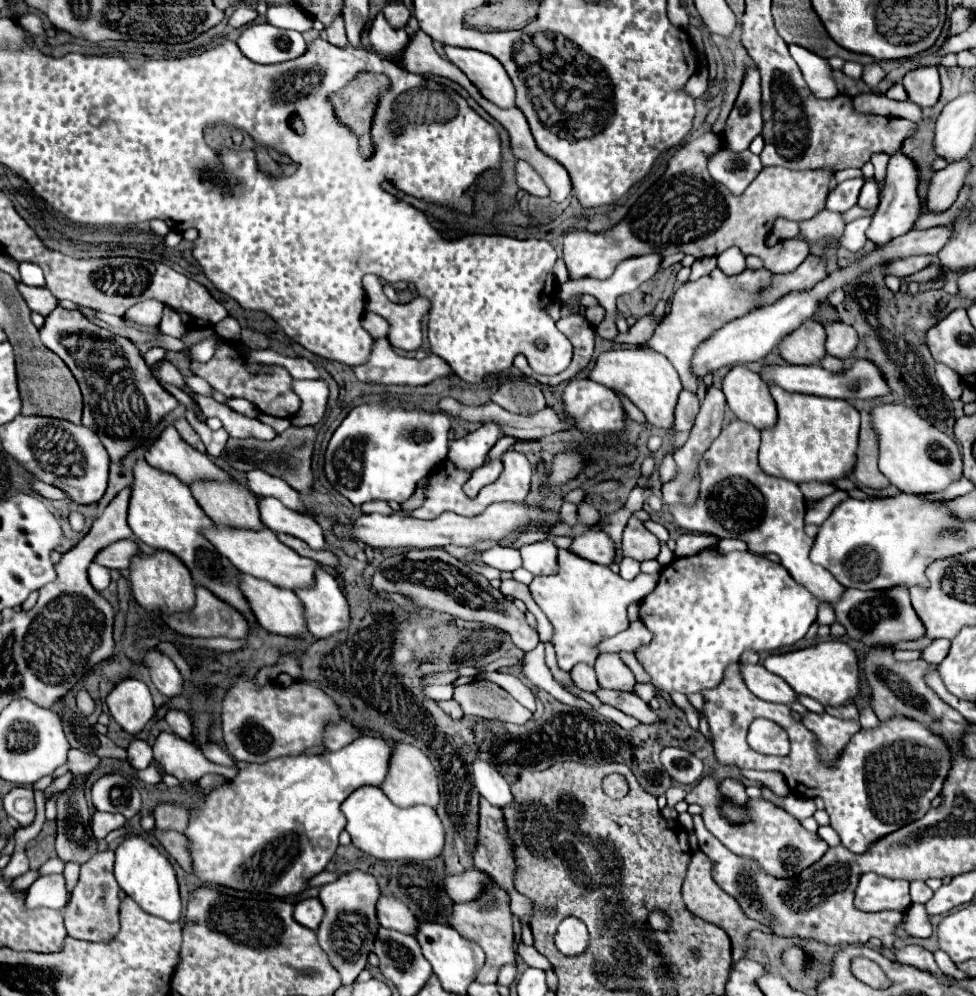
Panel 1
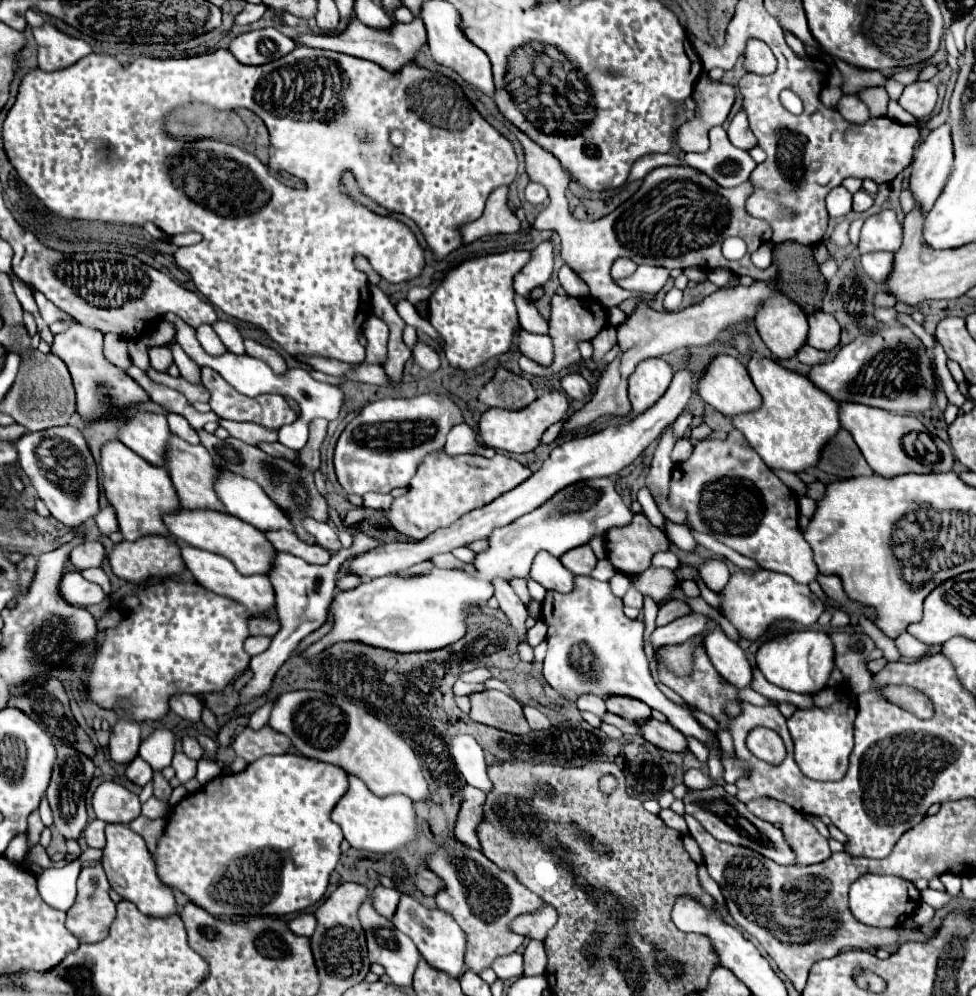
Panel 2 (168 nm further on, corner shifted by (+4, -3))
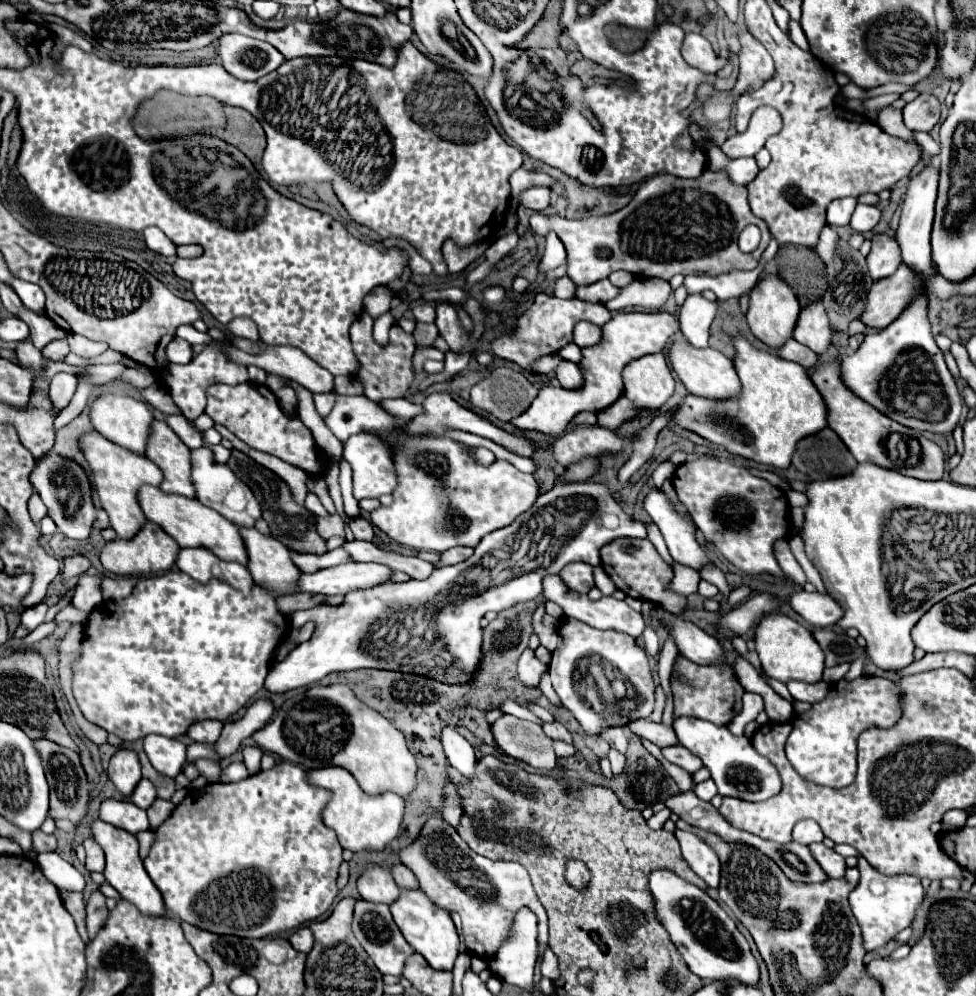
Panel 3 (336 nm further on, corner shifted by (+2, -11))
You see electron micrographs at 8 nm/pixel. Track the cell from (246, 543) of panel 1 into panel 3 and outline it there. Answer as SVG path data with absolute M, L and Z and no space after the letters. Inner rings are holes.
M146 485L140 489L140 507L144 515L148 517L148 521L160 525L180 547L204 547L204 549L210 549L220 559L248 565L246 545L240 535L240 529L228 519L224 519L218 511L198 503L198 499L168 495L156 487Z

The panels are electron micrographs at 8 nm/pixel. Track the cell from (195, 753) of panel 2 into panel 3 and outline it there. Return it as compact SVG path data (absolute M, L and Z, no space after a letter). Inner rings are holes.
M196 759L196 761L192 761L192 765L196 765L198 767L198 771L200 771L200 775L204 775L210 783L214 783L214 781L218 781L218 777L220 777L220 765L216 765L214 761L210 761L210 759Z

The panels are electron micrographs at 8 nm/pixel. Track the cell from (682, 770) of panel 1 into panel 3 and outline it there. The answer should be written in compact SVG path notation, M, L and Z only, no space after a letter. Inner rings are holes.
M708 779L708 781L698 783L698 785L694 787L694 793L696 793L702 801L710 801L718 791L716 791L716 787L714 787L714 781L712 781L712 779Z

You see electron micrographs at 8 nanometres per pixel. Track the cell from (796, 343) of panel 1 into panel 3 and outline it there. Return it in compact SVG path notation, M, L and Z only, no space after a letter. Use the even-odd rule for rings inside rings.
M766 275L750 291L750 307L746 313L748 325L750 325L752 333L762 343L766 343L772 351L782 349L782 345L792 337L794 327L798 323L798 315L800 315L798 299L794 299L794 293L790 291L790 287L786 287L786 283L782 283L782 279L776 279L776 275Z

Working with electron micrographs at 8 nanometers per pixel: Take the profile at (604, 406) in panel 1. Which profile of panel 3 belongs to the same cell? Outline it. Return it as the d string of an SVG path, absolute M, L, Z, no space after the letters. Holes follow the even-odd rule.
M564 361L556 369L556 379L560 381L560 385L564 389L580 389L584 385L584 377L582 377L580 369L574 363L570 363L570 361Z

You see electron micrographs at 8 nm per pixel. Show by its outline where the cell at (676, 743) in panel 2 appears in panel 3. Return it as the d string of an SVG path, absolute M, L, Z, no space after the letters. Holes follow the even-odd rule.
M682 745L664 747L662 753L664 753L664 757L666 757L670 763L686 769L688 773L696 773L696 771L702 767L702 761L700 761L696 755L692 755L692 753L690 753L686 747L682 747Z

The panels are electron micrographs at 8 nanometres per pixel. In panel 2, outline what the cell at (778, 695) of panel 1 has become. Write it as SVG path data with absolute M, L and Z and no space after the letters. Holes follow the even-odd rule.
M720 625L714 631L710 631L708 635L704 635L702 643L704 643L706 655L710 657L712 665L724 679L728 679L728 683L732 683L738 689L750 687L752 665L748 663L744 651L738 647L738 643L728 639Z

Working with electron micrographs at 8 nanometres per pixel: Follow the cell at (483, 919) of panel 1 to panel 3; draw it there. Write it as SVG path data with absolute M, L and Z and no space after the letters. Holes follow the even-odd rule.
M434 819L424 825L416 843L400 851L400 861L414 871L422 891L442 909L456 911L462 919L462 937L466 951L492 959L498 947L510 937L514 915L522 907L530 907L538 917L538 943L548 943L548 915L538 901L528 871L514 861L492 861L474 851L460 839L454 827L444 819Z

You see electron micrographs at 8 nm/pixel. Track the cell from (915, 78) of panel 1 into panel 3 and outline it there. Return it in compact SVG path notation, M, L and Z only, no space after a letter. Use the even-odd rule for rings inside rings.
M922 93L904 109L904 125L912 131L930 131L940 119L940 101L934 95Z

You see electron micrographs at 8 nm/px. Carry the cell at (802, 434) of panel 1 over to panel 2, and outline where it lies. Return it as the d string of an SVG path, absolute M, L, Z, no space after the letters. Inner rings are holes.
M752 353L746 369L762 397L762 405L756 411L732 417L732 425L772 469L800 473L808 467L816 467L816 451L820 451L828 435L840 429L838 403L822 389L816 389L806 375L790 371L760 353Z

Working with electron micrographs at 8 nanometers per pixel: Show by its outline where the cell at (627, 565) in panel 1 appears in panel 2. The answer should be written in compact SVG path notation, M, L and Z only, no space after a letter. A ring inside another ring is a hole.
M630 575L628 579L630 579L630 589L628 589L626 597L624 597L624 605L632 605L632 607L636 607L636 609L642 609L642 607L644 607L644 597L642 597L640 591L634 587L634 581L638 579L638 575Z

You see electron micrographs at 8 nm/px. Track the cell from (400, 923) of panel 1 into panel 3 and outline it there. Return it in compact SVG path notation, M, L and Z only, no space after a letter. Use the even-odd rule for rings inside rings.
M366 867L358 879L358 891L362 899L386 905L392 905L400 893L390 871L382 867Z

